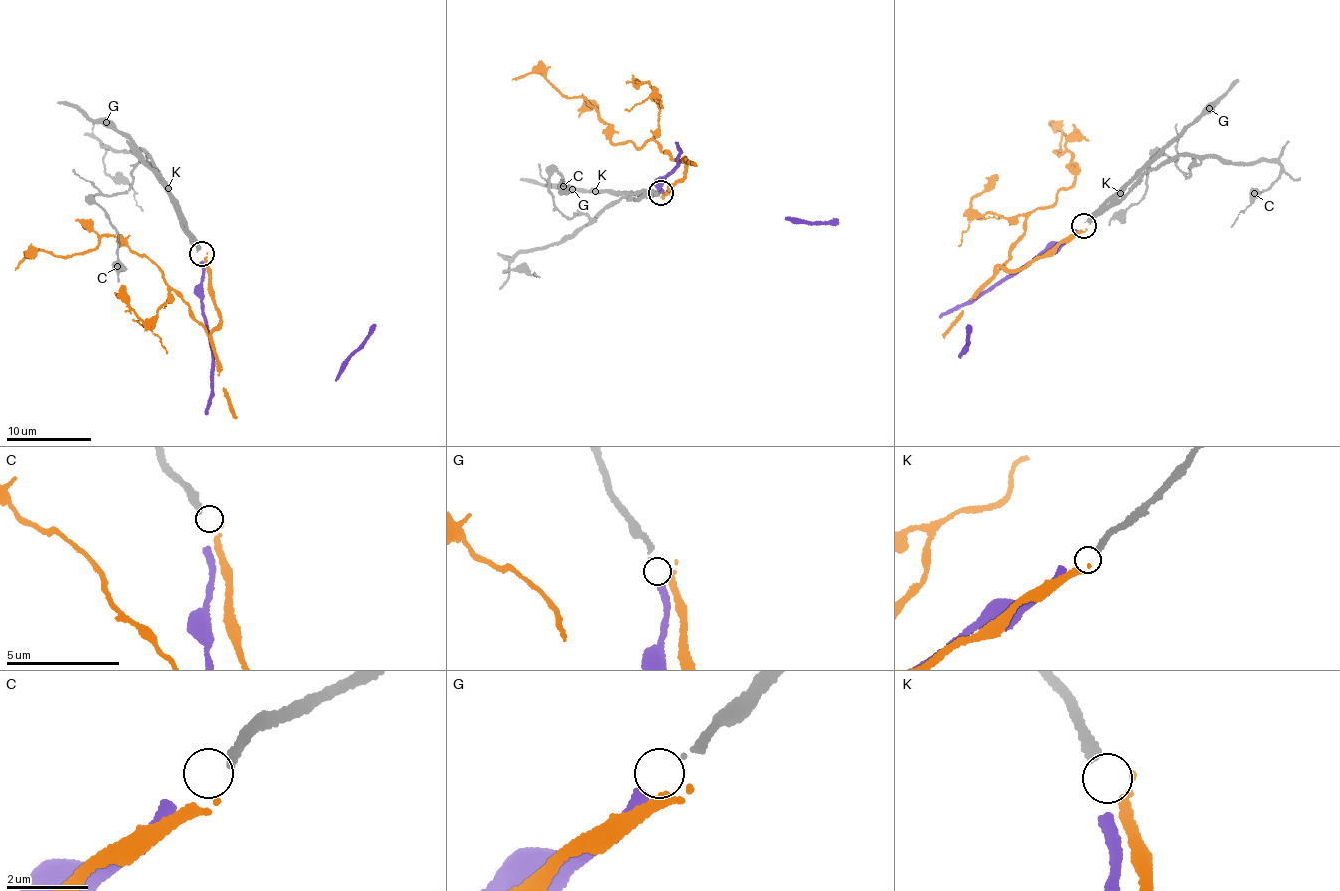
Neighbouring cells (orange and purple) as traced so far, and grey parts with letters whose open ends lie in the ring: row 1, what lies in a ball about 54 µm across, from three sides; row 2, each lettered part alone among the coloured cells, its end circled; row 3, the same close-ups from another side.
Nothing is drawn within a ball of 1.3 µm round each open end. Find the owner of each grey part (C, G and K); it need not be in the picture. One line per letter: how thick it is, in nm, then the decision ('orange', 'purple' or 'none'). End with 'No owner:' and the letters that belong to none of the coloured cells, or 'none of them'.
C: calibre 280 nm; orange
G: calibre 200 nm; purple
K: calibre 260 nm; none
No owner: K

